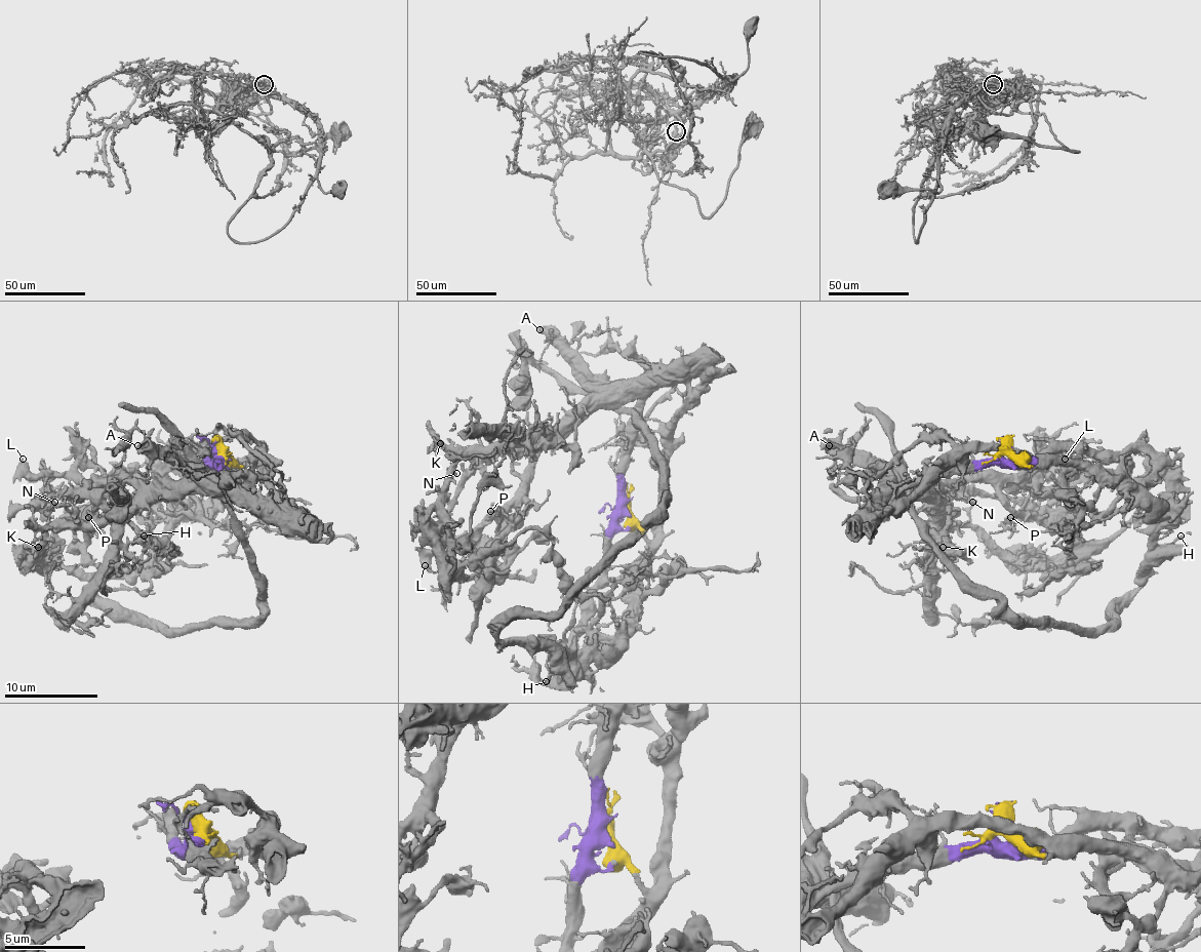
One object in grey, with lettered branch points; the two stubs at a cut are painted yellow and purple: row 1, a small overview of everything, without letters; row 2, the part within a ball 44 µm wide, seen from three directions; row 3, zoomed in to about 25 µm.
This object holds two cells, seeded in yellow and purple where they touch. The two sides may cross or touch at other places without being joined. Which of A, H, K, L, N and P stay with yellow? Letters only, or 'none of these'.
H

